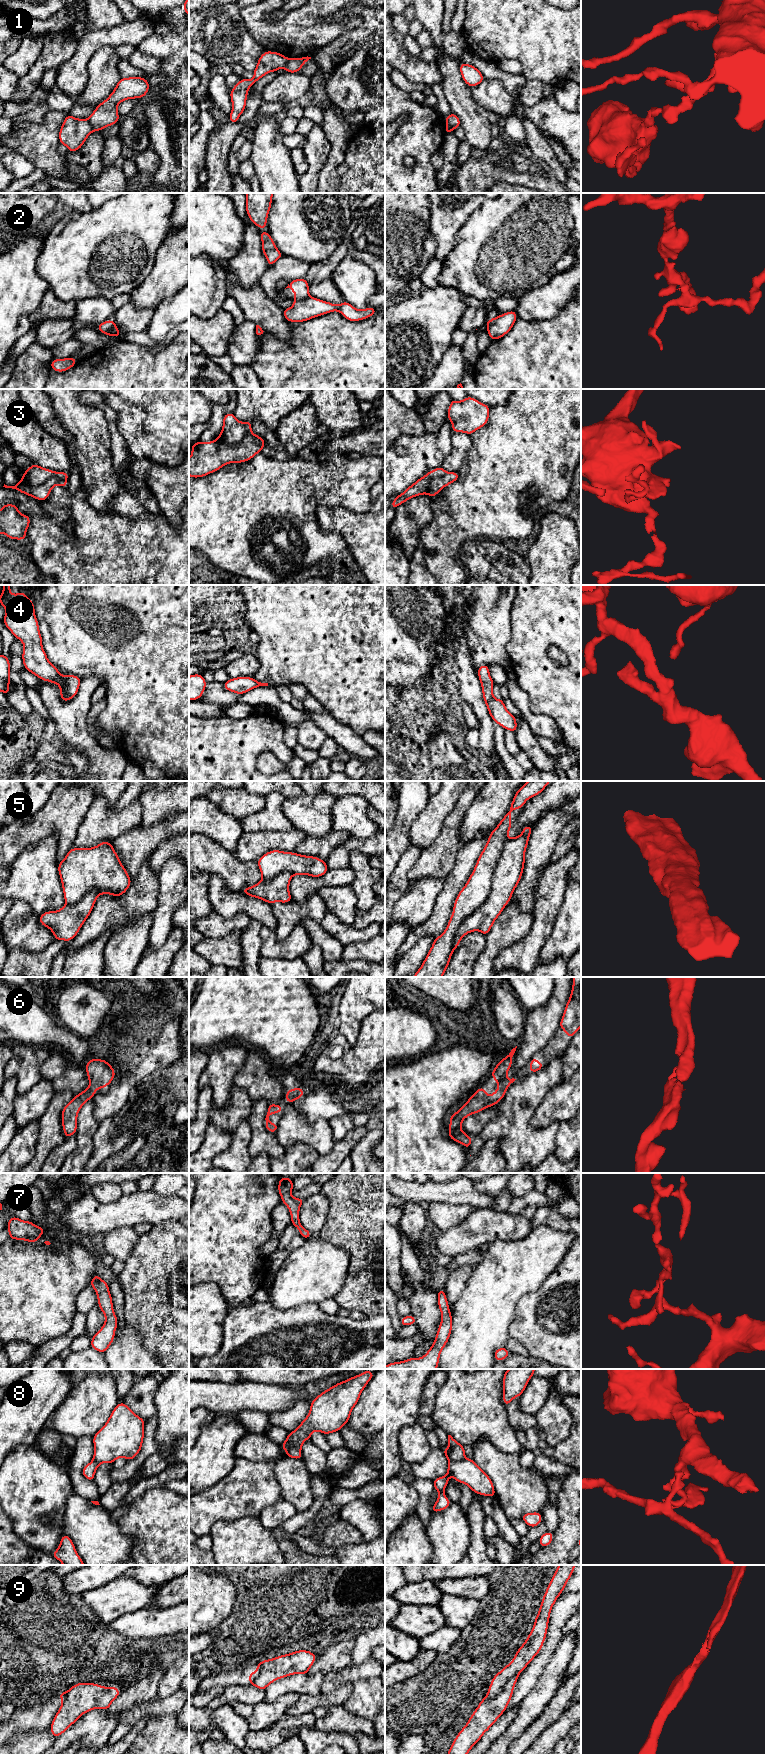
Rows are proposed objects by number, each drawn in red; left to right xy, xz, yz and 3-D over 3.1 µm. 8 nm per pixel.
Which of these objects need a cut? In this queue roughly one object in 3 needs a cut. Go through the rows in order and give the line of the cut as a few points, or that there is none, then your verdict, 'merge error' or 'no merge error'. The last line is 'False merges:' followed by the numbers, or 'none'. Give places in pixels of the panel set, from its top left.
1: cut xy (87, 119), (94, 130); merge error
2: cut xz (309, 295), (303, 299), (294, 300); merge error
3: cut xy (23, 476), (31, 485), (40, 485), (52, 476), (66, 478); merge error
4: cut none; no merge error
5: cut yz (507, 837), (494, 870), (490, 893), (458, 928), (453, 949); merge error
6: cut none; no merge error
7: cut none; no merge error
8: cut xz (289, 1432), (289, 1444), (300, 1450); merge error
9: cut yz (518, 1674), (511, 1677), (492, 1698), (486, 1697); merge error
False merges: 1, 2, 3, 5, 8, 9

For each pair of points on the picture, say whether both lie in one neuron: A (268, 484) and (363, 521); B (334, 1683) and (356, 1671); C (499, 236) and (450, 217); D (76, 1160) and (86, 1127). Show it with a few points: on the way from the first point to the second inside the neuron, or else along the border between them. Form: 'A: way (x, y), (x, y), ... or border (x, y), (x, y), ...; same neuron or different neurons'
A: border (344, 506), (319, 505), (317, 520), (320, 527); different neurons
B: way (339, 1678), (351, 1674); same neuron
C: border (480, 206), (470, 215), (457, 232), (455, 245); different neurons
D: way (83, 1152), (84, 1135); same neuron

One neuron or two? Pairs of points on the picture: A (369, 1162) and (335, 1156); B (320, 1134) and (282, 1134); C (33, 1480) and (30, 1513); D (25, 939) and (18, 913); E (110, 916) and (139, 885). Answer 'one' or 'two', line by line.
A: two
B: one
C: one
D: one
E: one

